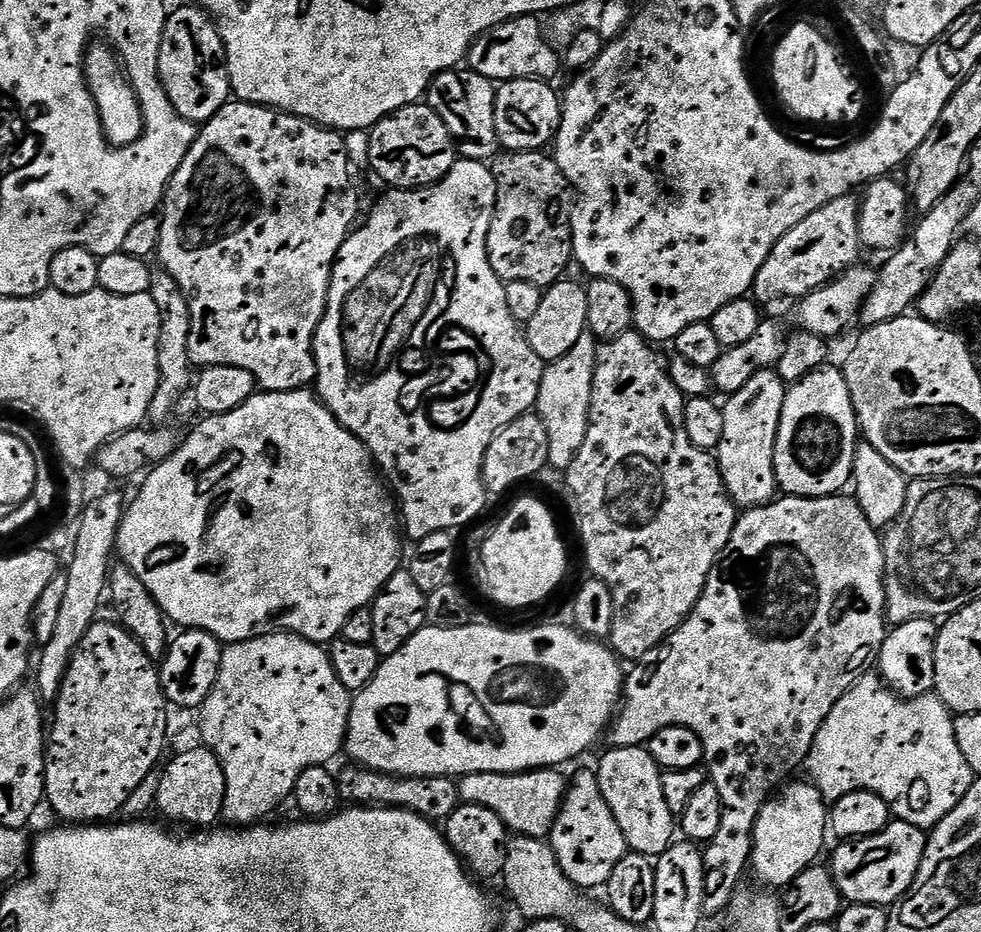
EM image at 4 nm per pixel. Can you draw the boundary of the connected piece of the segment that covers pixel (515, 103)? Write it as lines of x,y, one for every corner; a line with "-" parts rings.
505,80
497,87
494,118
501,149
538,152
555,141
556,129
560,127
562,100
552,87
546,80

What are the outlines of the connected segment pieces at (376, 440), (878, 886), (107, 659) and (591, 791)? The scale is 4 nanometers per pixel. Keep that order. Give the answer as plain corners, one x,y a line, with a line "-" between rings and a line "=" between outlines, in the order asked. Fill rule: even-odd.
460,158
436,184
385,192
385,196
373,206
368,221
349,232
346,242
340,247
336,264
332,267
328,305
312,347
316,356
314,392
332,411
334,418
338,418
338,422
346,426
350,434
357,436
368,447
375,467
382,473
390,488
392,483
391,491
398,501
398,508
402,513
402,528
407,539
409,536
412,542
419,542
430,534
464,528
471,520
476,520
483,514
490,499
490,493
484,487
486,450
490,450
490,442
494,442
497,434
510,426
510,422
535,409
546,364
538,358
538,354
534,354
527,335
510,314
510,306
506,306
505,281
500,280
490,266
488,235
490,222
496,213
496,199
500,193
491,167
482,160
=
895,819
876,835
839,843
832,856
830,871
841,897
853,904
891,906
899,903
911,891
916,880
927,837
923,829
=
97,622
90,626
90,630
86,630
82,642
78,642
78,646
70,658
70,666
66,670
66,678
62,682
59,695
55,698
56,717
53,720
51,717
50,735
46,740
44,794
46,804
49,804
64,819
61,821
67,822
72,826
79,826
81,824
108,822
115,817
112,816
115,812
117,814
123,813
126,798
130,798
130,794
134,794
134,790
138,790
138,786
142,786
142,782
147,776
153,775
157,771
158,765
161,763
160,755
163,754
164,750
166,752
166,712
168,704
160,685
160,674
157,665
146,654
146,650
142,650
140,643
123,626
116,622
113,622
113,624
=
595,771
580,772
573,780
571,777
550,833
550,843
558,866
581,890
603,889
610,874
614,874
614,866
630,850
610,806
606,806
606,798
602,798

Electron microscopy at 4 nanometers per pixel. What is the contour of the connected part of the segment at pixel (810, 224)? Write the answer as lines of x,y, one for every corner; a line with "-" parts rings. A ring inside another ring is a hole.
849,194
814,210
794,230
790,230
774,246
766,262
758,270
754,285
757,301
776,300
779,296
809,296
823,284
830,284
837,276
857,263
862,253
860,242
860,206
855,195

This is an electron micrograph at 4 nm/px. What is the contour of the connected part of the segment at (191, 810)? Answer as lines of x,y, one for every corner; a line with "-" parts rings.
206,747
175,754
171,759
168,765
163,765
164,772
162,768
159,773
158,812
180,824
193,824
196,830
215,825
223,817
226,798
226,774
222,770
222,762
218,762
216,755

